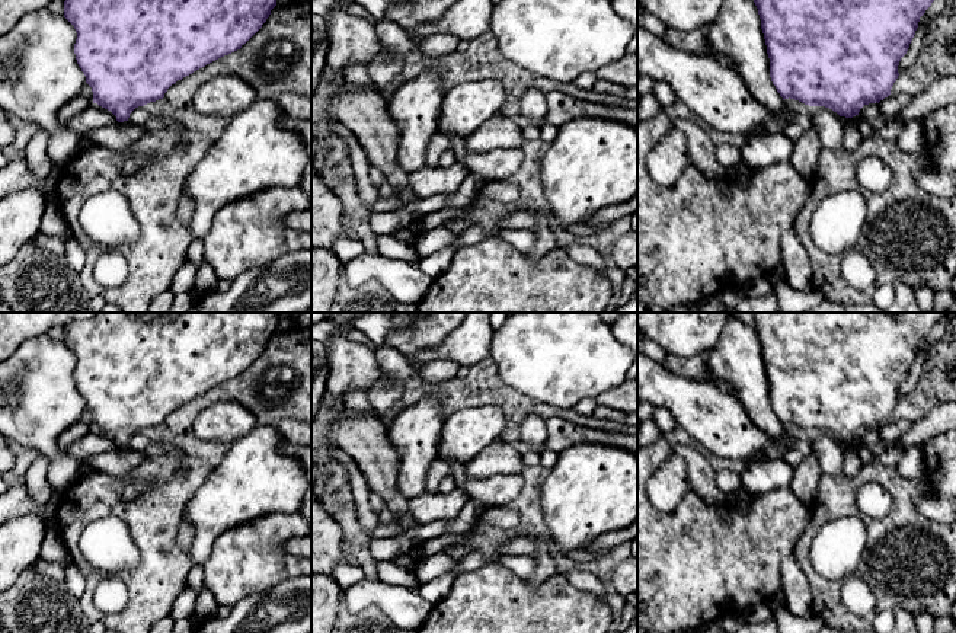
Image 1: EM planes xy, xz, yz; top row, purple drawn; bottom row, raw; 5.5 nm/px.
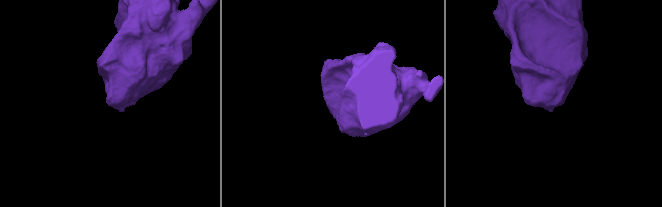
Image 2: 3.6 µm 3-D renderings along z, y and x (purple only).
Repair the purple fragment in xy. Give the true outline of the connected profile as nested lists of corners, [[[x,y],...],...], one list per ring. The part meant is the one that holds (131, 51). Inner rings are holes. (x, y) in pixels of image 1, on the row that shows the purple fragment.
[[[65,0],[64,17],[77,32],[74,54],[92,87],[93,103],[124,122],[135,108],[163,99],[178,80],[240,49],[275,6],[276,0]]]

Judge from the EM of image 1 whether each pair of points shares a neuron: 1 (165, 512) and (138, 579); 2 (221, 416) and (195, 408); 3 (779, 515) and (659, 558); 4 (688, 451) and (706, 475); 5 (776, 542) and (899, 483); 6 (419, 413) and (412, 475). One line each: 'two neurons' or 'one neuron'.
1: one neuron
2: two neurons
3: one neuron
4: one neuron
5: two neurons
6: one neuron

